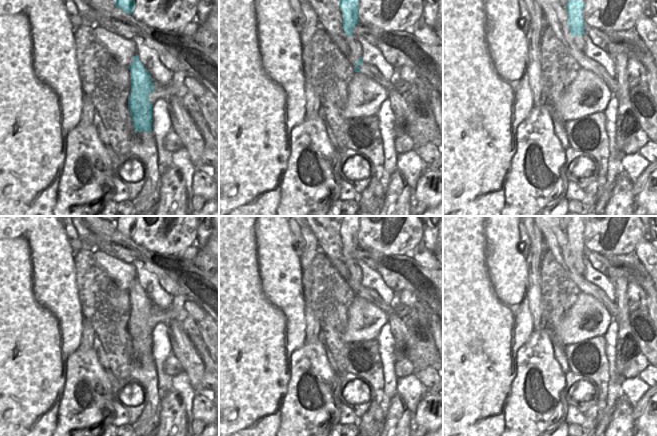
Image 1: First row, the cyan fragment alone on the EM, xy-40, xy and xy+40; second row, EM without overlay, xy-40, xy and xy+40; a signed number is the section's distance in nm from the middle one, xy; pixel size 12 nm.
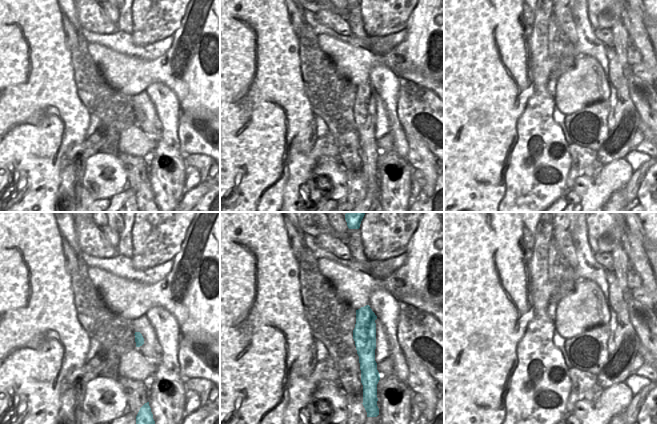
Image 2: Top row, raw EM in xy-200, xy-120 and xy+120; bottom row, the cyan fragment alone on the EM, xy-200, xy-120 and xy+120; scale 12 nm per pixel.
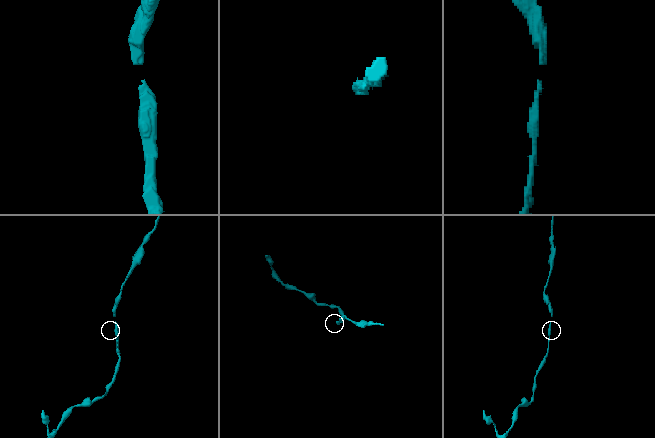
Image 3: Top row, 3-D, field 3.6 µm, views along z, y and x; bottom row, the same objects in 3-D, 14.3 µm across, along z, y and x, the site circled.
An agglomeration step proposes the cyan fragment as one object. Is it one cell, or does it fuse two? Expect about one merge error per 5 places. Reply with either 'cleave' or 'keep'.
keep

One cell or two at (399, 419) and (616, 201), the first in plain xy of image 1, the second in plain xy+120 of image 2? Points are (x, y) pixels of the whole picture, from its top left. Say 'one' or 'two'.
one

